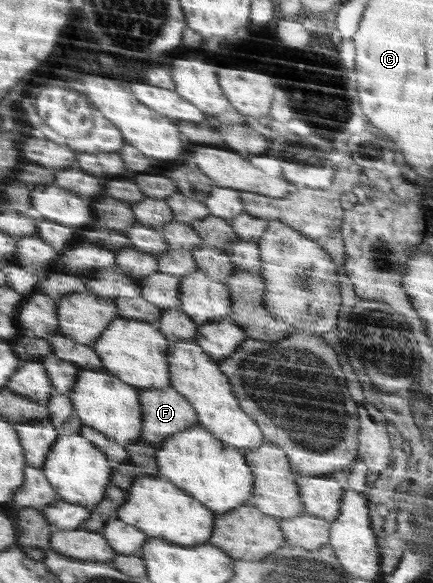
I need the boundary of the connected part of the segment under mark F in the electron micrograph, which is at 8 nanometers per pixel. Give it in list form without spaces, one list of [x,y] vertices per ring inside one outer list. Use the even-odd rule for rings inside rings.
[[[173,386],[165,389],[142,389],[141,400],[145,411],[143,441],[155,445],[158,449],[161,449],[171,436],[199,426],[195,405]]]

